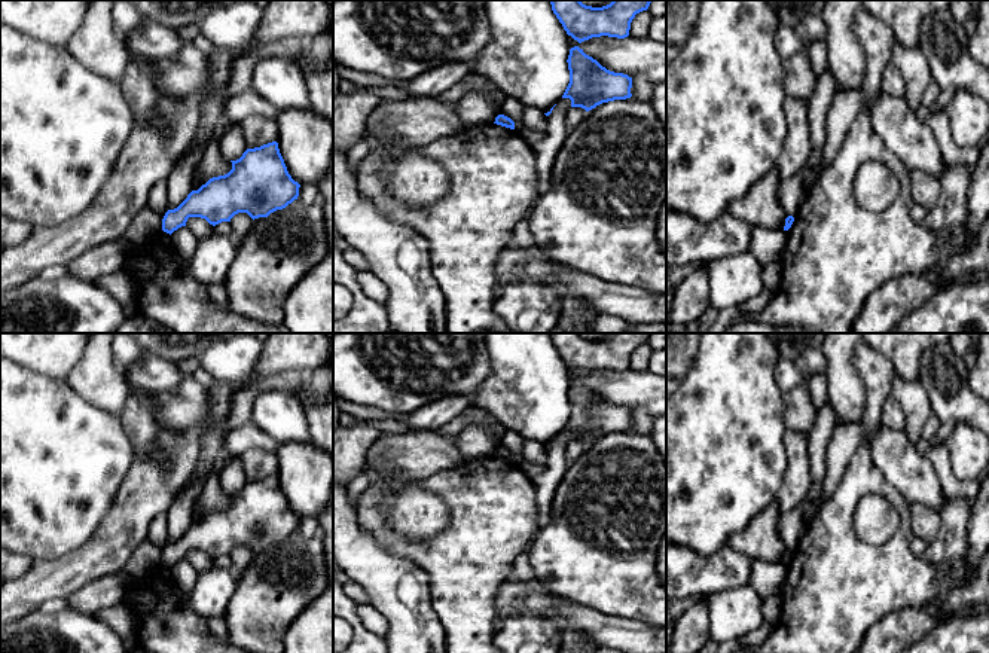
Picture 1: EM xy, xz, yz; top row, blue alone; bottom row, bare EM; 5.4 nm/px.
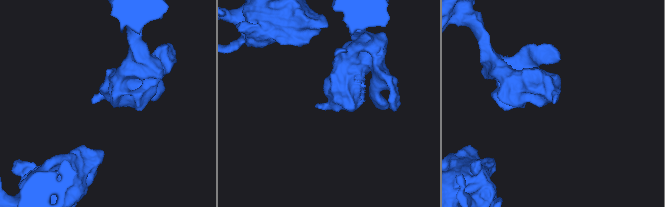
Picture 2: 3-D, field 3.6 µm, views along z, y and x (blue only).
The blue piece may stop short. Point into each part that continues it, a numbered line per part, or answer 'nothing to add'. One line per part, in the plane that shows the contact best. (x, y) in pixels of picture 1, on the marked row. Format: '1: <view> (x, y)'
nothing to add

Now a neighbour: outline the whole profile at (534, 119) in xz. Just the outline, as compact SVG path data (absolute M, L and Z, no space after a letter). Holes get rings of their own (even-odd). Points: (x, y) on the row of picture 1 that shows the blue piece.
M524 106L522 122L525 129L547 132L547 116L538 109Z

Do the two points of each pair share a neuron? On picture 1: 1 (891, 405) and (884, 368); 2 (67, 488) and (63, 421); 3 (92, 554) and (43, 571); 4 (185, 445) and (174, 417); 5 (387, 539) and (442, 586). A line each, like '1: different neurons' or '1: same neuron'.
1: different neurons
2: same neuron
3: same neuron
4: different neurons
5: same neuron

